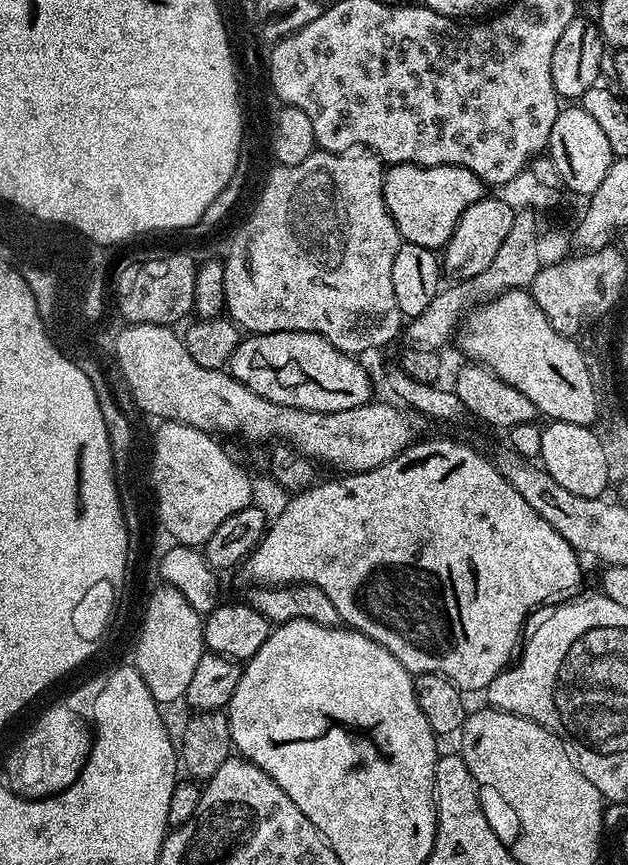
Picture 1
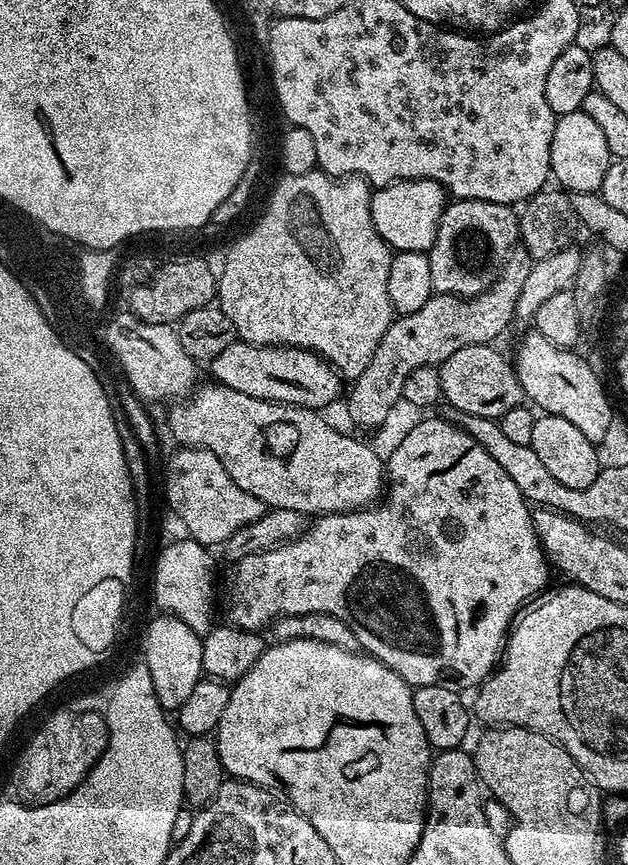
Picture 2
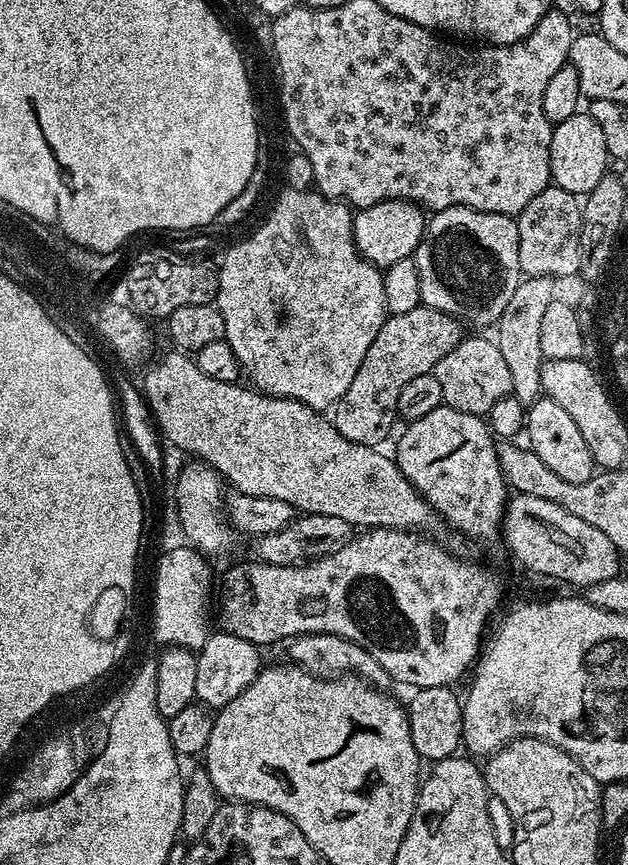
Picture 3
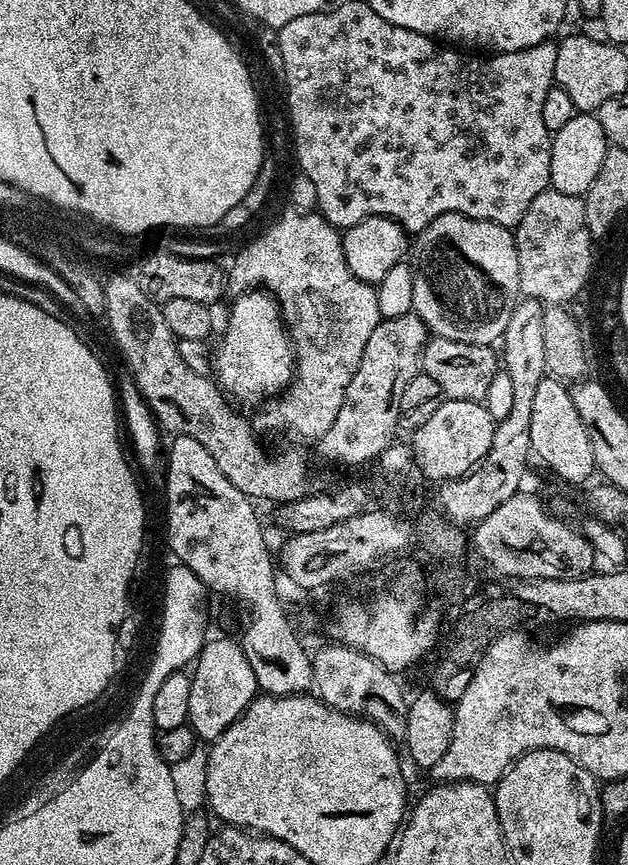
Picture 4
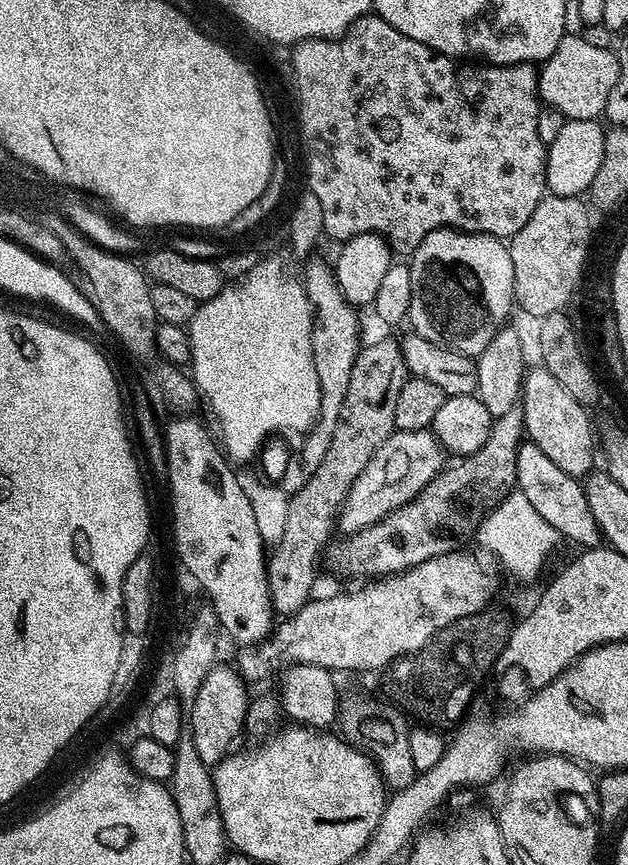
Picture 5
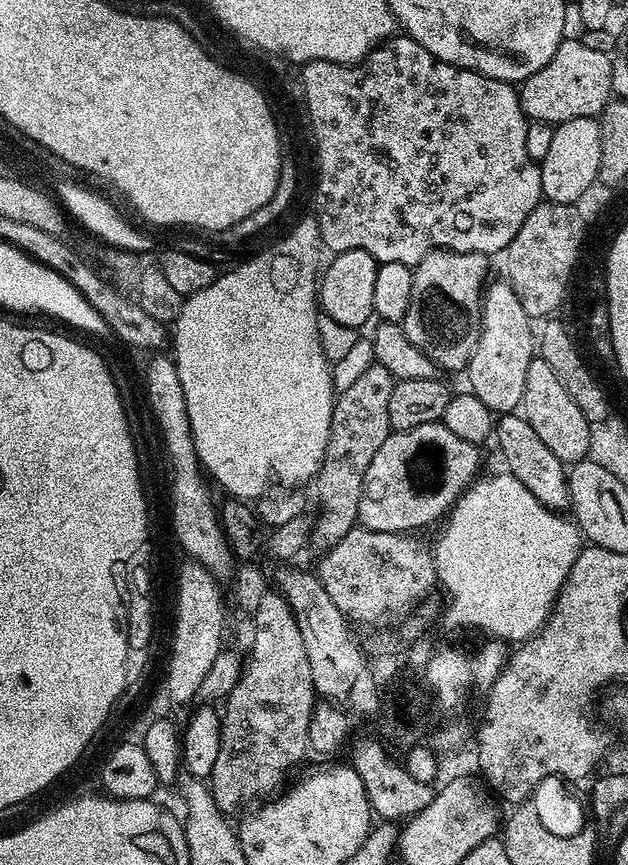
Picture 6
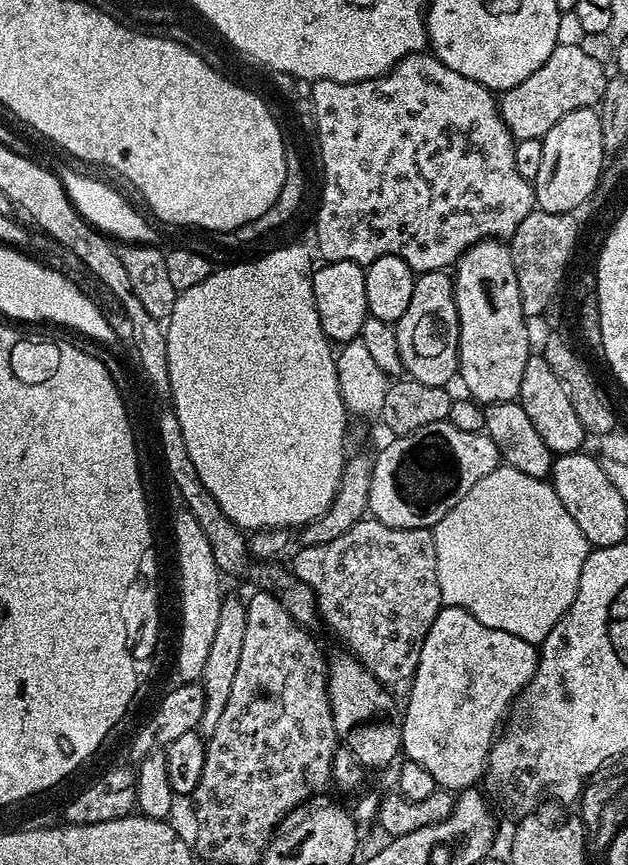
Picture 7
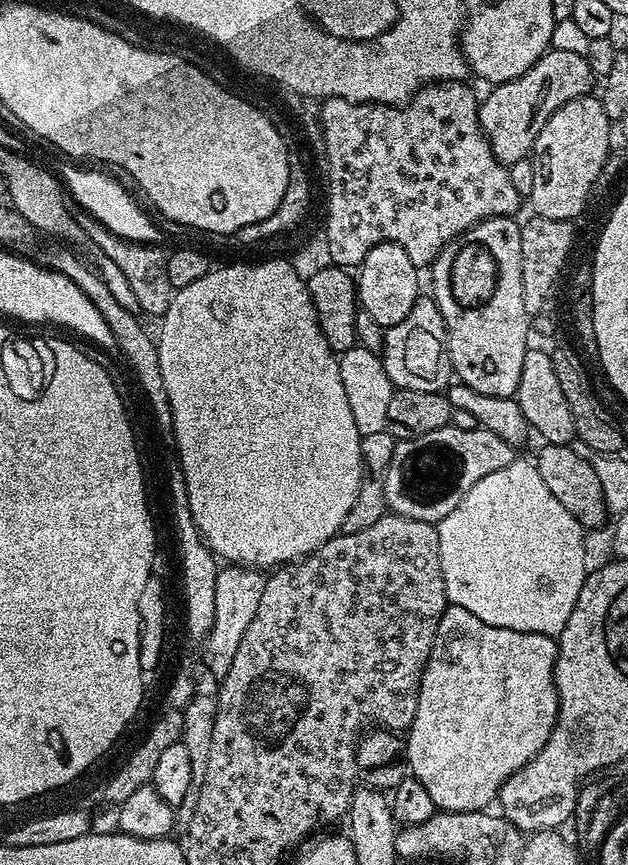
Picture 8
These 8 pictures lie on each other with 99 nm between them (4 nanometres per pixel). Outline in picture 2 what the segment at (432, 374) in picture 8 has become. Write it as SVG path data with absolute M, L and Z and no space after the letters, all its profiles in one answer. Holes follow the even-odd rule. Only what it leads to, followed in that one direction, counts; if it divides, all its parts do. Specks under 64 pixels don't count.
M453 199L445 207L432 247L426 253L430 262L430 282L433 289L445 296L477 296L479 292L485 292L500 275L504 259L512 248L517 247L519 239L520 221L515 207L498 202Z

